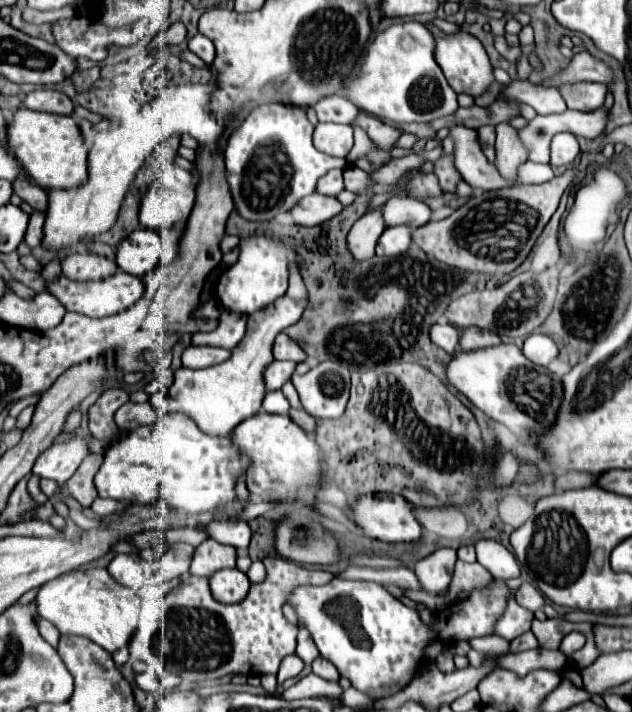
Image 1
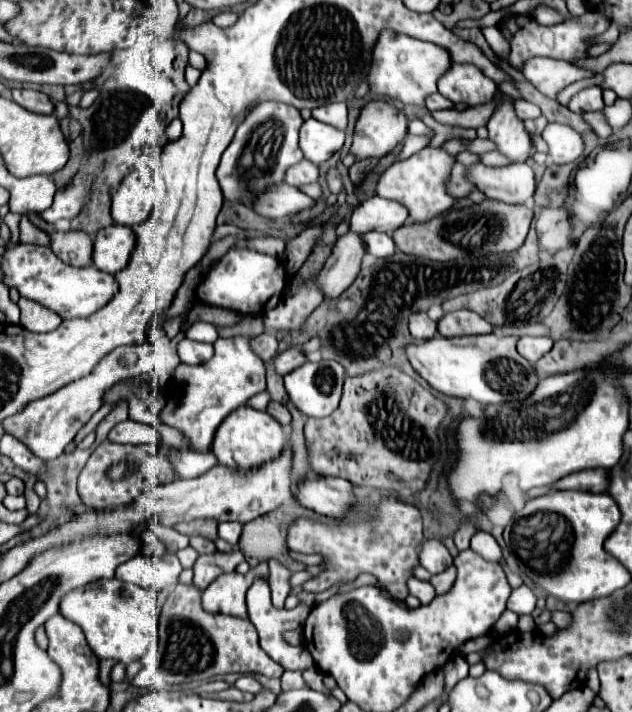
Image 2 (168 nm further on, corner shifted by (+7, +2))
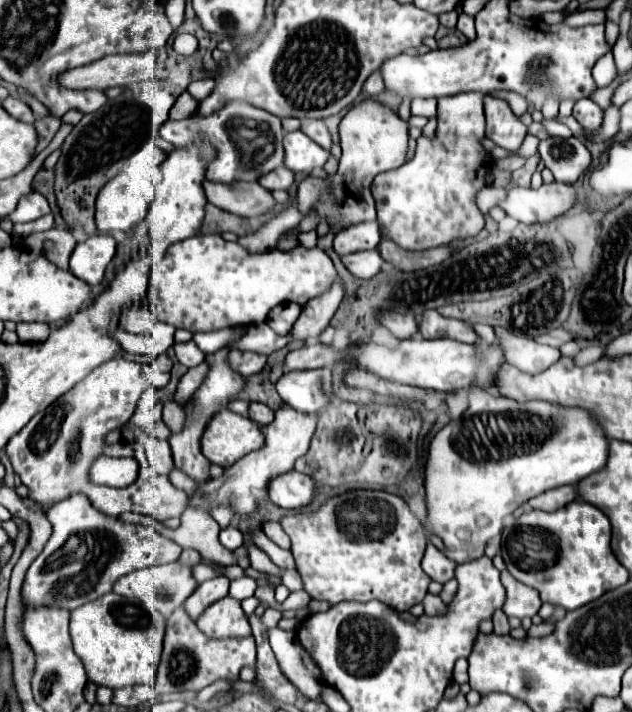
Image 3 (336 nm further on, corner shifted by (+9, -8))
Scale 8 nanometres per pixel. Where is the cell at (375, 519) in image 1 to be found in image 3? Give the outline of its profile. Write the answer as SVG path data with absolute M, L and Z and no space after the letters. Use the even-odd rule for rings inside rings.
M290 471L276 477L268 487L270 499L282 509L308 507L316 495L316 481L304 473Z

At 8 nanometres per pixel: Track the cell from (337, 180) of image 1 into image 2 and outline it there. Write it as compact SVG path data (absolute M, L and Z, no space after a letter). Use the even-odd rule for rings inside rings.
M300 161L296 165L292 165L290 169L286 169L284 173L284 183L292 185L292 187L300 187L306 183L316 183L320 177L318 167L312 165L310 161Z

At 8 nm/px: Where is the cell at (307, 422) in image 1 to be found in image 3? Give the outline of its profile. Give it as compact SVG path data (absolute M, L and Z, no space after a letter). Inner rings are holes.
M250 403L248 417L250 417L252 421L256 421L258 425L266 427L270 421L274 421L274 411L272 411L268 405L262 405L262 403Z

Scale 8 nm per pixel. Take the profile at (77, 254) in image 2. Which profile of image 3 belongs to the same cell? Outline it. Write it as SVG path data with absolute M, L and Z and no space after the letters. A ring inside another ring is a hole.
M50 229L44 233L32 233L24 239L24 243L28 251L32 251L34 255L44 255L50 263L66 271L70 269L68 265L70 255L74 247L78 245L70 231L58 231L58 229Z

